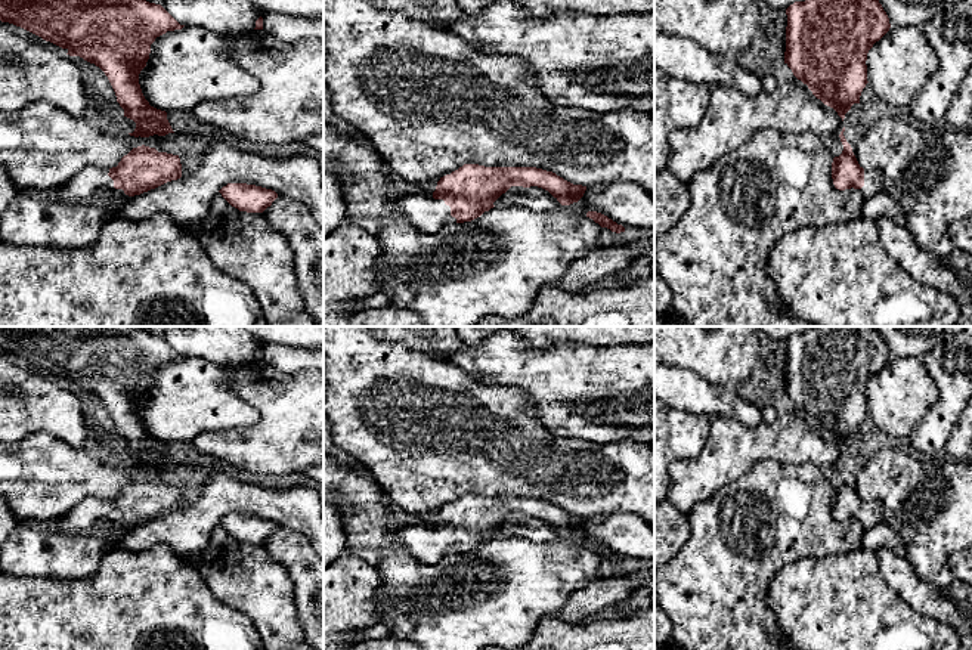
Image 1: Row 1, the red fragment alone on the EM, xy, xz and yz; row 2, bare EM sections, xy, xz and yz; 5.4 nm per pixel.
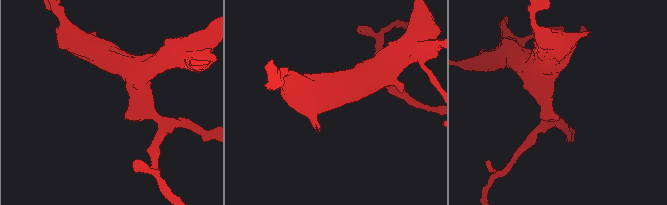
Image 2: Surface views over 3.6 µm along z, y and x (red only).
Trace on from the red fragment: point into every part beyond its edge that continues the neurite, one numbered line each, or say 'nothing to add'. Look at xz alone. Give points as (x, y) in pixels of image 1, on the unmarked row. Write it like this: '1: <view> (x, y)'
1: xz (424, 544)

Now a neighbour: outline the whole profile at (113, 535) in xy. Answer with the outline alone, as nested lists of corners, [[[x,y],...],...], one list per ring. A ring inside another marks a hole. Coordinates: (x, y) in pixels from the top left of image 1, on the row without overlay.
[[[111,524],[111,526],[102,527],[99,533],[103,536],[106,542],[106,551],[118,548],[118,544],[130,530],[131,527],[126,524]]]

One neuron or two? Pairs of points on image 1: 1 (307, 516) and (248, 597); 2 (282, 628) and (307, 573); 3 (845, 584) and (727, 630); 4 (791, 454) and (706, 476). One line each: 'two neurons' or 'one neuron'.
1: two neurons
2: two neurons
3: two neurons
4: one neuron

